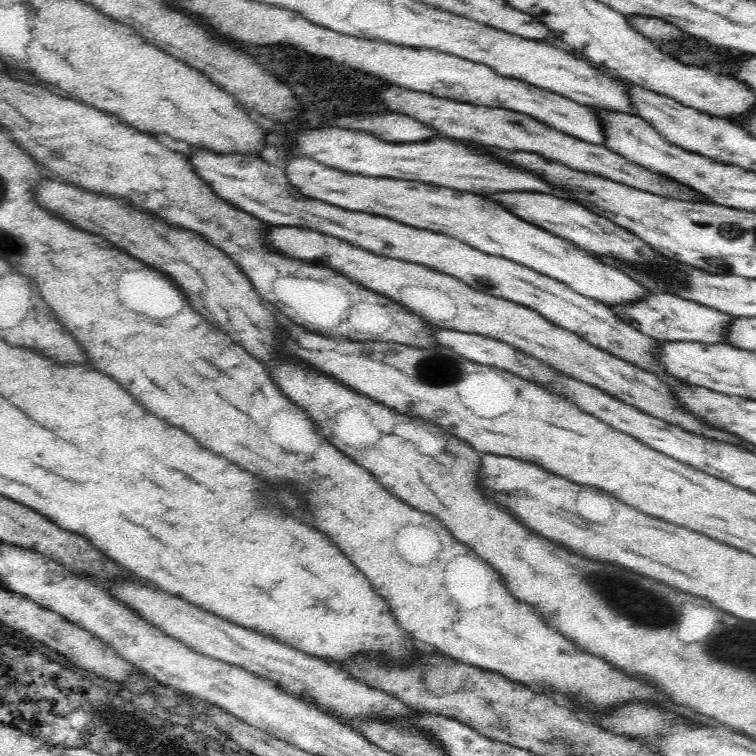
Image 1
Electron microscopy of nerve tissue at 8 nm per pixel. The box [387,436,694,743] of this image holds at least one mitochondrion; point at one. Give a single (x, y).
(642, 606)

